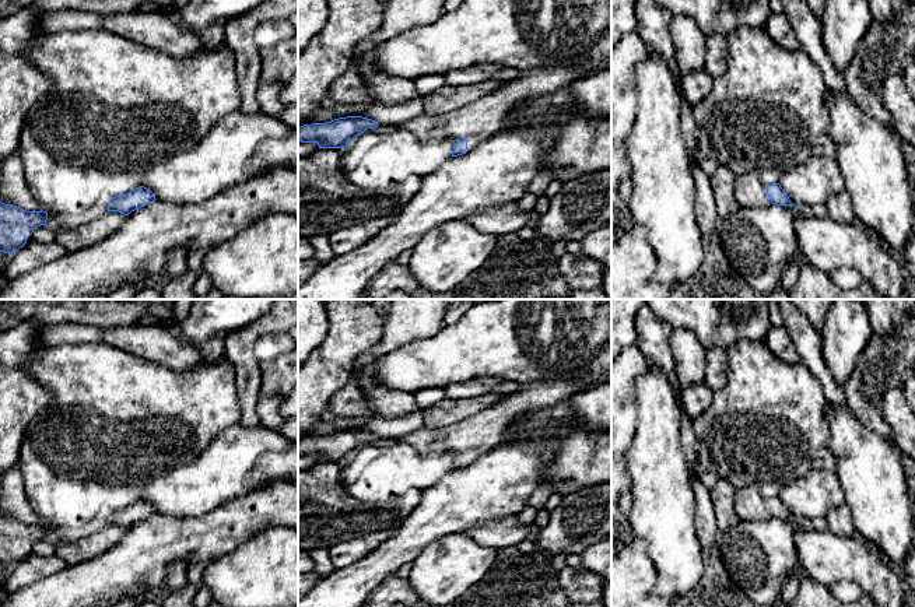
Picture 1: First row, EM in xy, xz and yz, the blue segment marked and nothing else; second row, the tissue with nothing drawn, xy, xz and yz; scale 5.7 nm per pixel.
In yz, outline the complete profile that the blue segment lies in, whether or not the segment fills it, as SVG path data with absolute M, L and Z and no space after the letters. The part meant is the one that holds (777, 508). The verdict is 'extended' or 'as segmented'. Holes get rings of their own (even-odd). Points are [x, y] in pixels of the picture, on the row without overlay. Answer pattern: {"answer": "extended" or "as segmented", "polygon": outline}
{"answer": "extended", "polygon": "M736 488L735 509L742 520L792 519L779 497L764 499L754 488Z"}

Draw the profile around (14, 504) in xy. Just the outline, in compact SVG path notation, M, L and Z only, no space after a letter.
M18 466L8 469L1 476L0 515L27 524L42 524L25 495L22 473Z

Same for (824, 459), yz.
M821 448L817 450L811 467L818 470L827 470L834 471L837 466L837 462L834 459L834 455L831 453L830 448Z

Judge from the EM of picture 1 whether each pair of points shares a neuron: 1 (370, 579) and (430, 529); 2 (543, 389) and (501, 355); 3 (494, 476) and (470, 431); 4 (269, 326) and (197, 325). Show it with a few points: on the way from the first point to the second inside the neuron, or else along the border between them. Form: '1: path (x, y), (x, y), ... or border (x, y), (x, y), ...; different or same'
1: path (385, 564), (414, 534); same
2: border (553, 379), (526, 381), (522, 383); different
3: border (504, 441), (469, 463); different
4: border (266, 313), (227, 336); different

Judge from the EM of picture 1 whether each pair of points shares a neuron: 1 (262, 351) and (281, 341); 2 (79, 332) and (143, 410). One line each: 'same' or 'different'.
1: same
2: different

